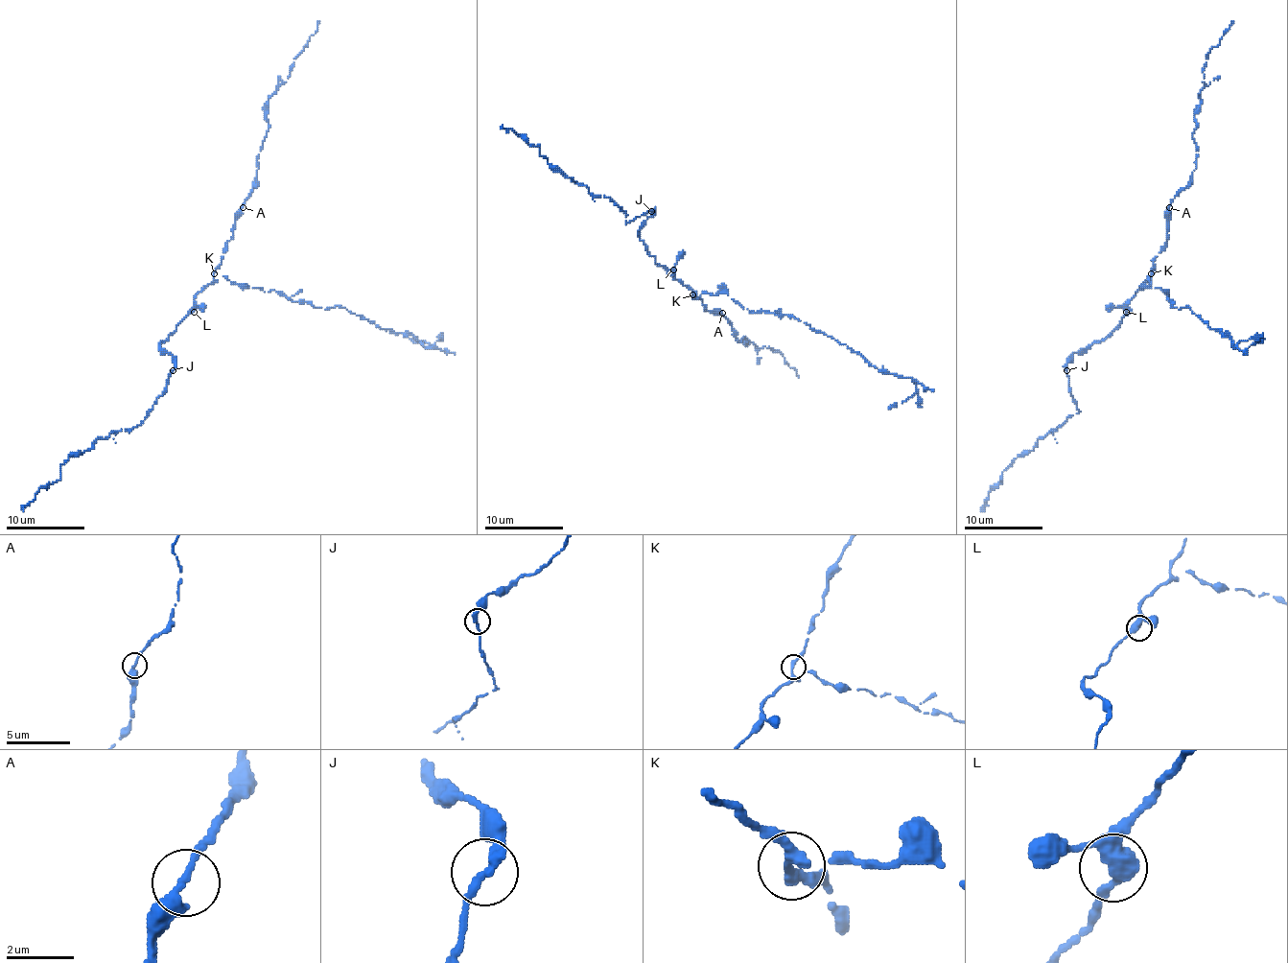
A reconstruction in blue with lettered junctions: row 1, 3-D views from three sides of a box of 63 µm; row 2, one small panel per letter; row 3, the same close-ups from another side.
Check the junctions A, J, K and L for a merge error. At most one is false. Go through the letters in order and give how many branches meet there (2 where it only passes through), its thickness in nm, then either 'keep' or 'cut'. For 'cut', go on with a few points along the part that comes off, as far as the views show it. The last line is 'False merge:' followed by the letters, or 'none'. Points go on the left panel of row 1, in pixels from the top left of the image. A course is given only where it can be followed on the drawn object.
A: branches 2; calibre 280 nm; keep
J: branches 2; calibre 300 nm; keep
K: branches 3; calibre 240 nm; cut; course (213, 274), (325, 309), (340, 305), (382, 329), (409, 333), (425, 346), (436, 340), (431, 344), (409, 339)
L: branches 3; calibre 360 nm; keep
False merge: K

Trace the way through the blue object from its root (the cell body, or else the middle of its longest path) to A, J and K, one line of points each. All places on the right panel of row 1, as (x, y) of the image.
A: (1128, 307), (1128, 301), (1151, 274), (1153, 260), (1166, 241), (1169, 207)
J: (1128, 307), (1128, 314), (1110, 335), (1070, 357), (1066, 370)
K: (1128, 307), (1128, 301), (1151, 274)

